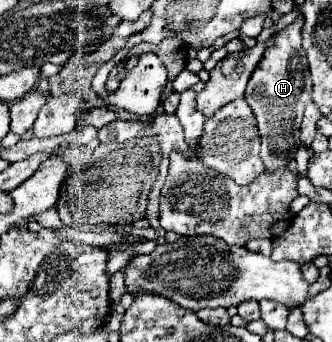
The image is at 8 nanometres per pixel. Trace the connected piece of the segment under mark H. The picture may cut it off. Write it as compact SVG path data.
M299 16L293 24L277 34L275 46L265 50L265 56L255 68L245 92L245 100L257 118L257 128L261 136L259 156L267 172L287 168L287 162L295 158L295 152L301 146L297 128L301 124L307 102L311 102L311 74L307 68L307 56L301 48L301 26L303 18Z

